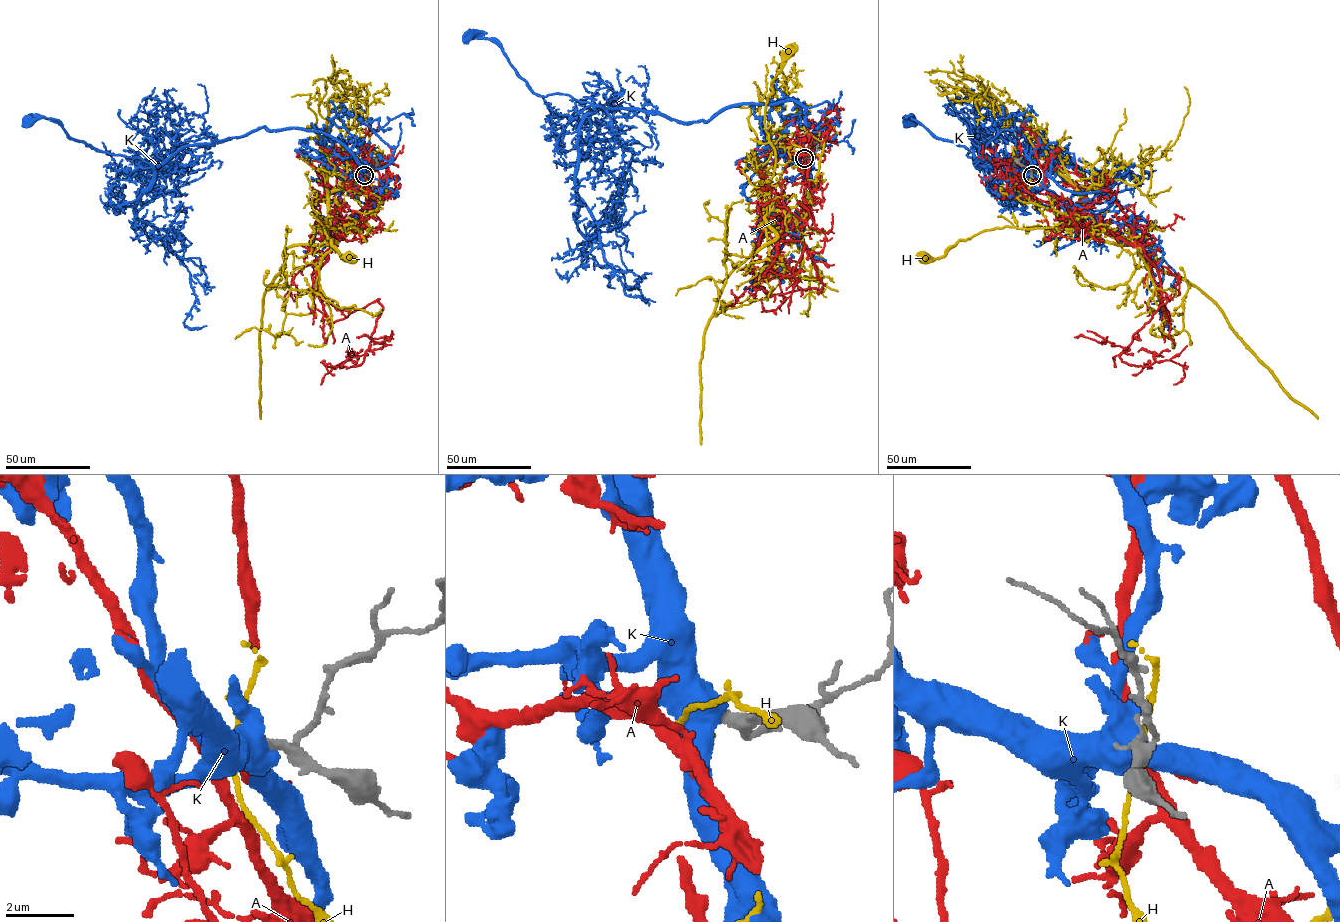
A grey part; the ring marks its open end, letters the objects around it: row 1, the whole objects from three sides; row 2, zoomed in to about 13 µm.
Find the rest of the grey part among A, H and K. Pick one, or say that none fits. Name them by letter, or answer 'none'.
A

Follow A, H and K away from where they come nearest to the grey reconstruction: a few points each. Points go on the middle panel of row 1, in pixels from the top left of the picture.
A: (804, 158), (801, 212), (757, 286), (771, 296), (823, 285), (805, 246), (792, 293), (775, 310), (761, 300)
H: (804, 158), (820, 156), (814, 190), (795, 206), (772, 210), (775, 156), (765, 106), (788, 50)
K: (805, 158), (798, 102), (729, 105), (684, 122), (539, 96), (491, 37), (469, 34)

